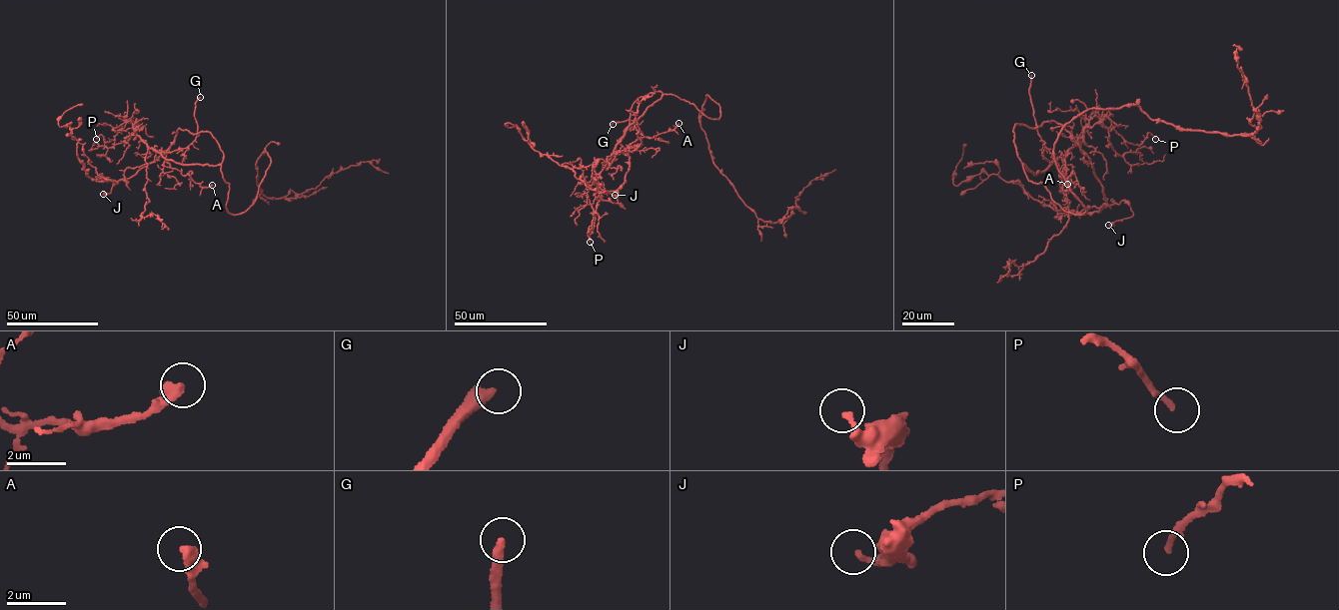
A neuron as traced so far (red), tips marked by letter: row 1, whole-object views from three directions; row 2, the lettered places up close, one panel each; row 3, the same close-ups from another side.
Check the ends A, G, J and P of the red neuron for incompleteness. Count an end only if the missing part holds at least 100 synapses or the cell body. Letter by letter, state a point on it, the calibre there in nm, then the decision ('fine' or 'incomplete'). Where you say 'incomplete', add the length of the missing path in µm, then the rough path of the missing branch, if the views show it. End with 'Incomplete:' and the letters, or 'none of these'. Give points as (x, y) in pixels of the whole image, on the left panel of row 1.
A: (212, 185) | 400 nm | fine
G: (200, 97) | 360 nm | incomplete | 45 µm
J: (103, 194) | 220 nm | fine
P: (96, 139) | 190 nm | fine
Incomplete: G

